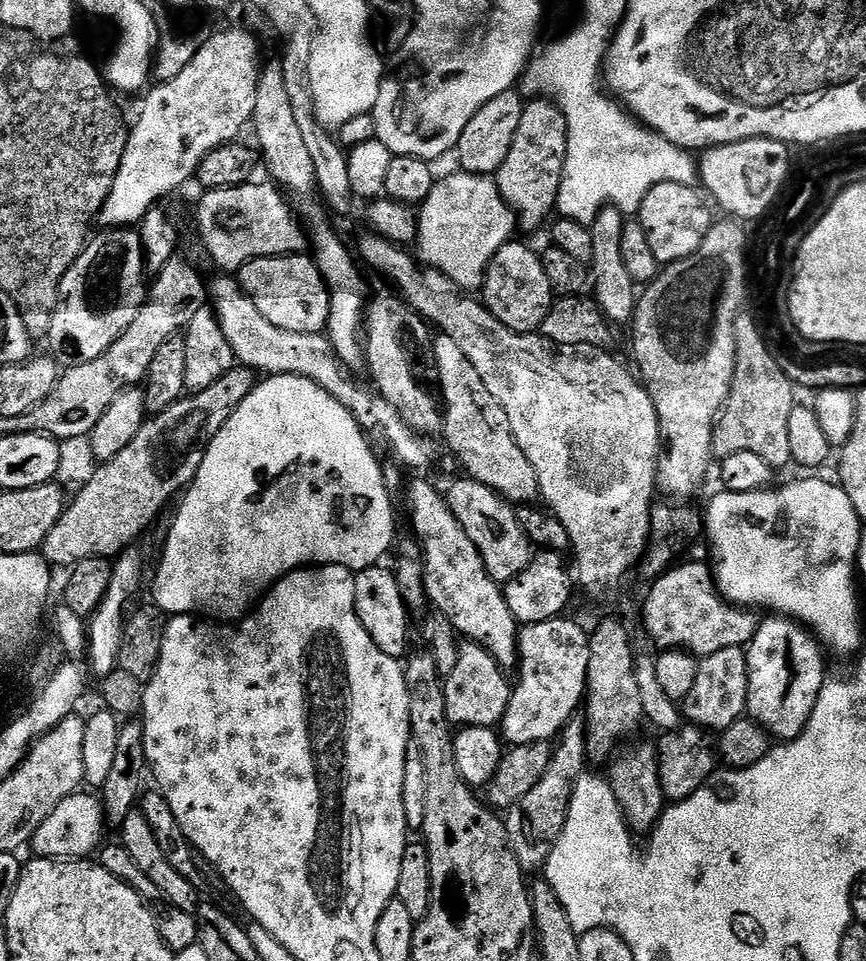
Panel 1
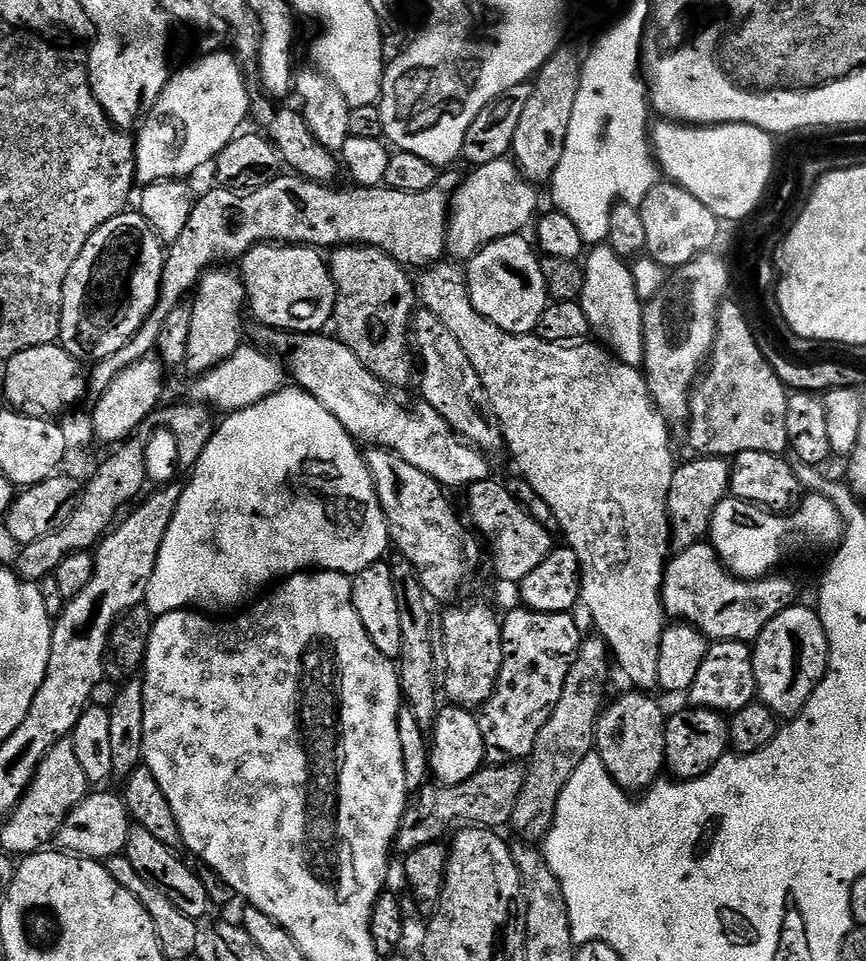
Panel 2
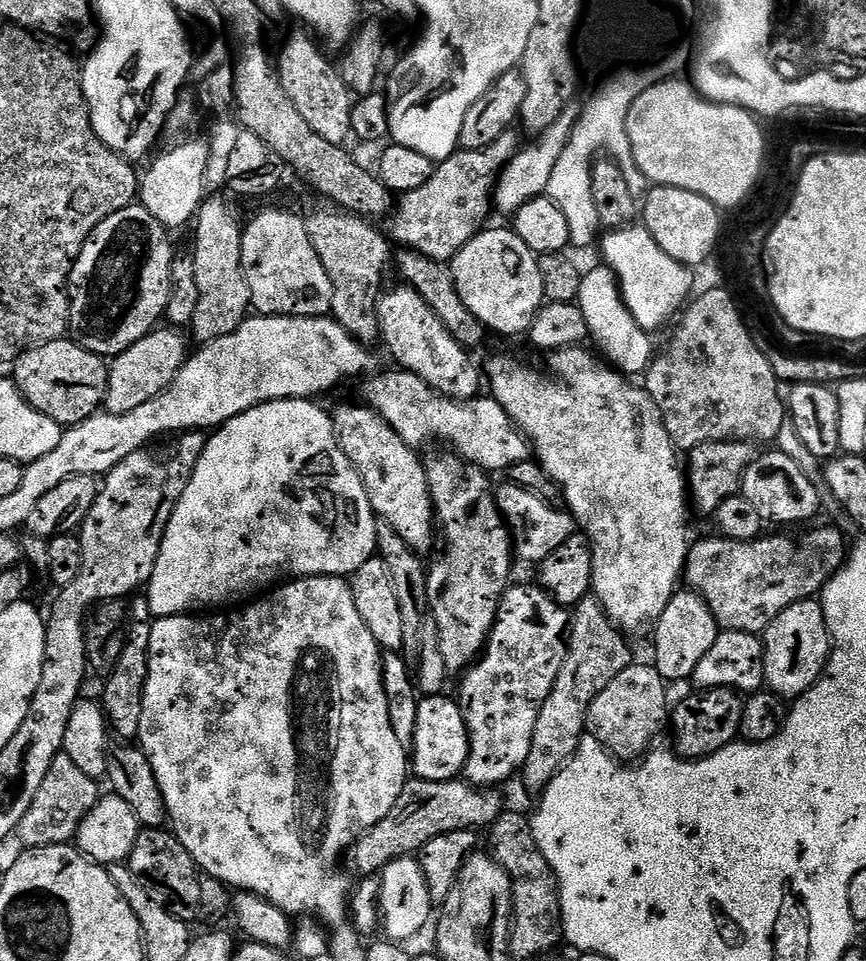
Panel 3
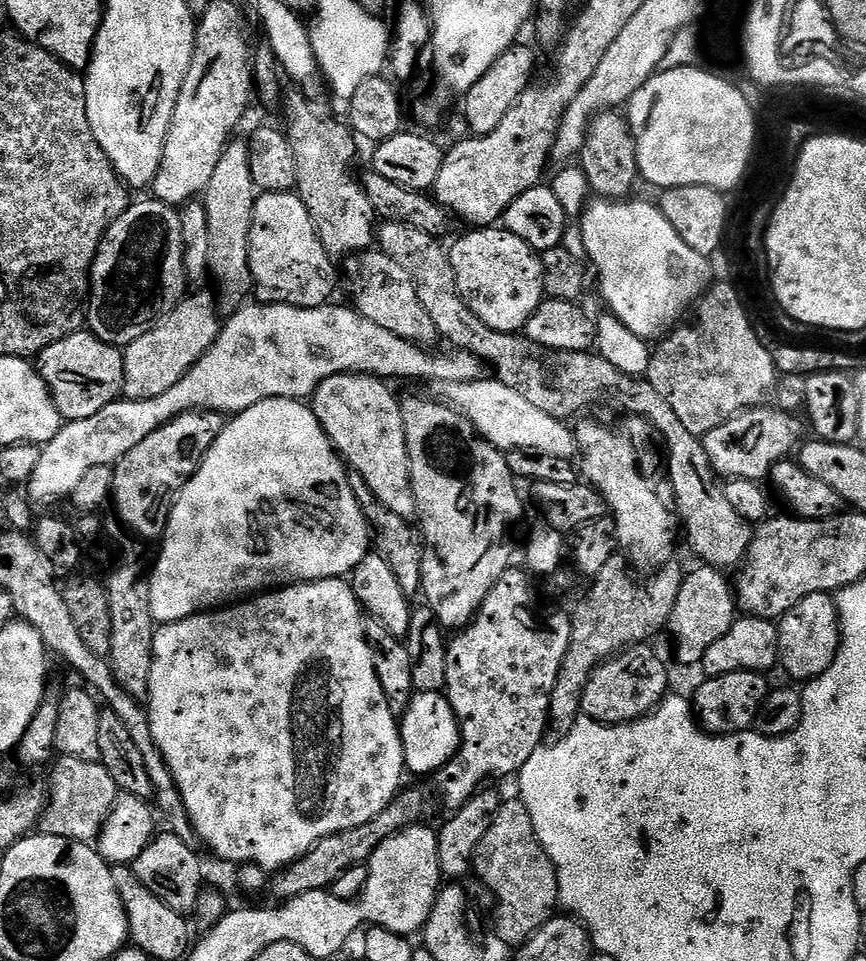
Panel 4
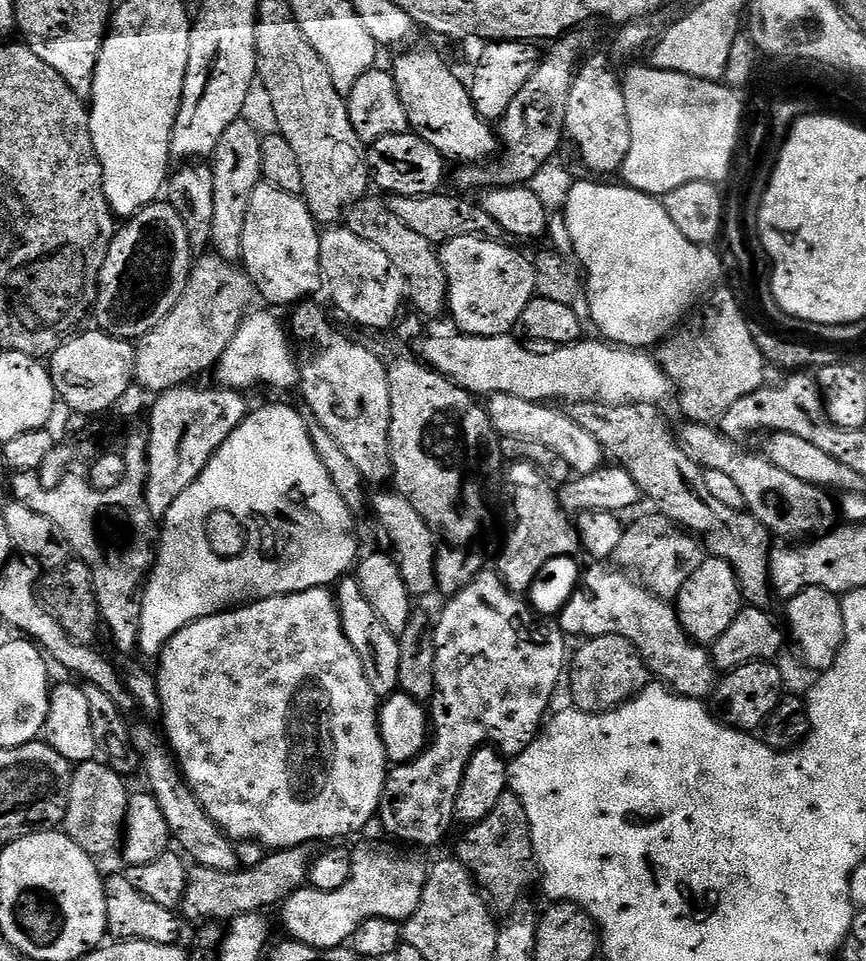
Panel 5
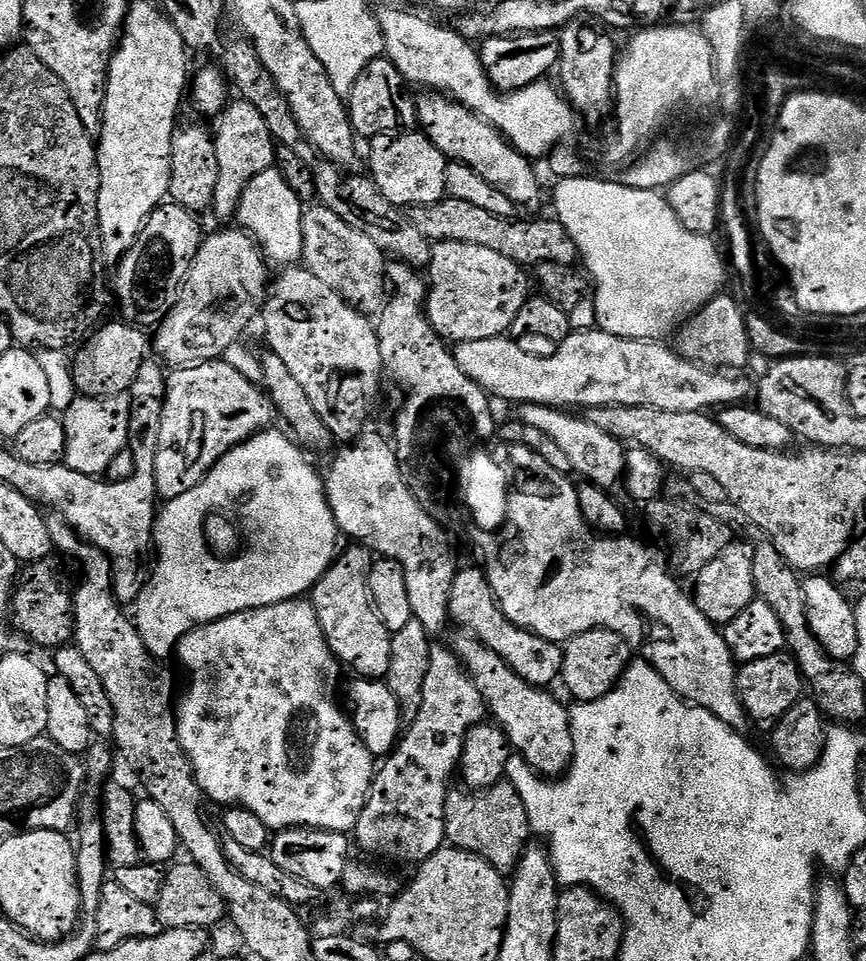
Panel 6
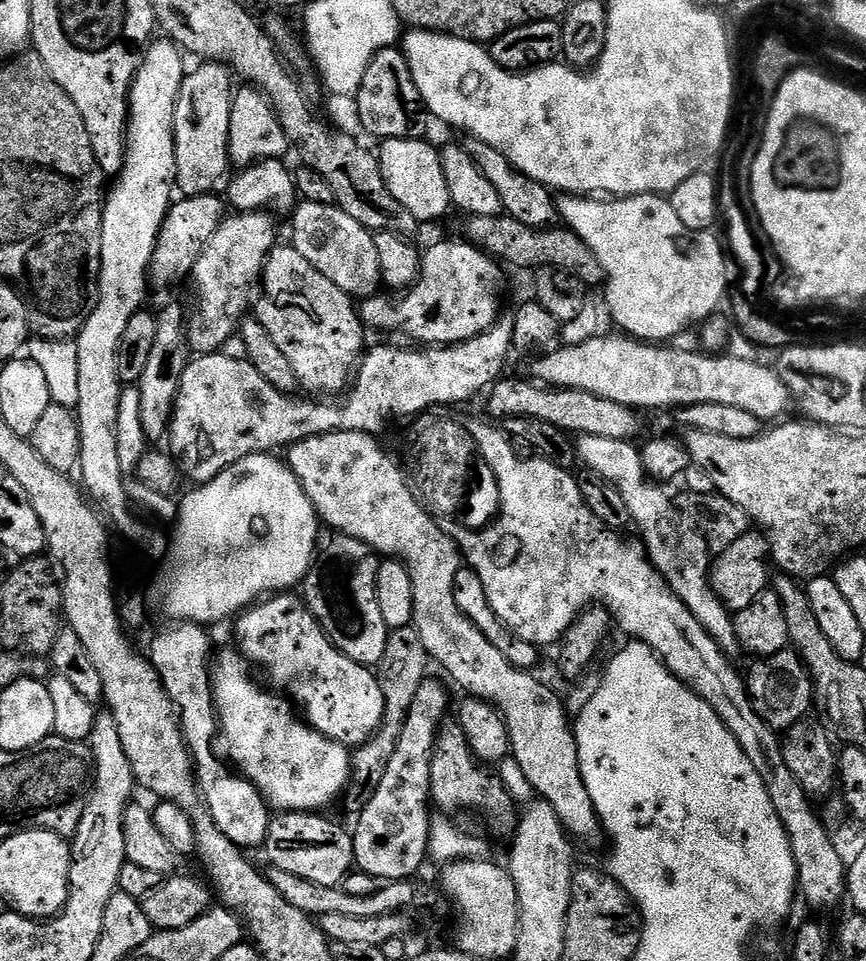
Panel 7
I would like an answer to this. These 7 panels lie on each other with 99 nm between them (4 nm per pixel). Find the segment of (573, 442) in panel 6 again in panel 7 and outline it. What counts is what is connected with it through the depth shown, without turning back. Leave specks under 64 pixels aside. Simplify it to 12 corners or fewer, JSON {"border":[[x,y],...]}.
{"border":[[581,436],[579,463],[622,494],[652,565],[721,651],[740,648],[710,544],[631,440]]}

